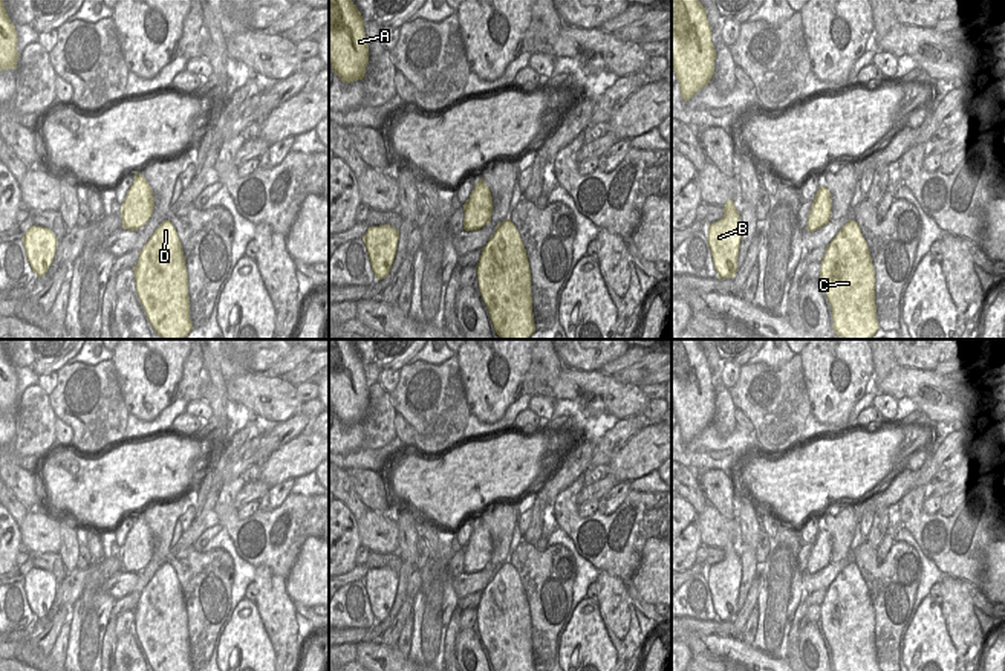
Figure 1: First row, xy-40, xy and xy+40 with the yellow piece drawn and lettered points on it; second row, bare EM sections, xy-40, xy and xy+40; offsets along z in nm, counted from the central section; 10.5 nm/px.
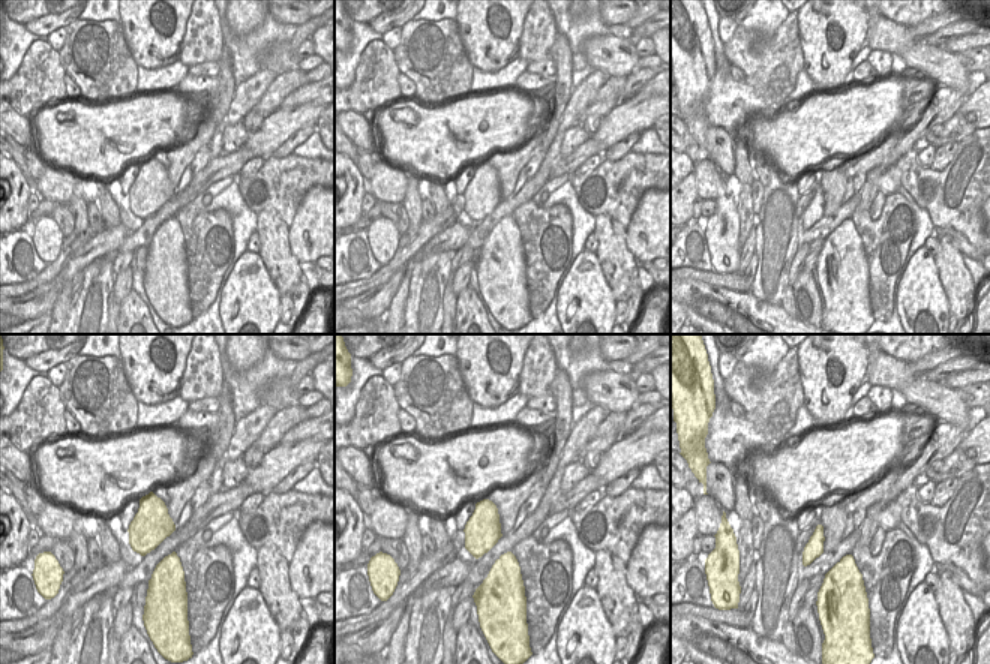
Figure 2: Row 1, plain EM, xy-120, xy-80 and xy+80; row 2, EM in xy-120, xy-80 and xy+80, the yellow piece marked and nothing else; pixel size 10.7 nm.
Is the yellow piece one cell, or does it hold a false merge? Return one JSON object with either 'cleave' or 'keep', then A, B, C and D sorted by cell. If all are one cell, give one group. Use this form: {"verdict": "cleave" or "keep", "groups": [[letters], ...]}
{"verdict": "keep", "groups": [["A", "B", "C", "D"]]}

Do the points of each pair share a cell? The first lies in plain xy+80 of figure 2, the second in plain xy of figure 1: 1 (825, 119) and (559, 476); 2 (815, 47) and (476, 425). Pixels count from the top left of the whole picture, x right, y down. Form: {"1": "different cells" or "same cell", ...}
{"1": "different cells", "2": "different cells"}

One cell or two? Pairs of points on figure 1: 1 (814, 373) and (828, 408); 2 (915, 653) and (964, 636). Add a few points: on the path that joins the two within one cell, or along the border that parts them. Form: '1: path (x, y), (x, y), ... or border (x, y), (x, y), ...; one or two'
1: path (823, 382), (826, 385), (826, 399); one
2: border (941, 606), (949, 638), (958, 654); two

